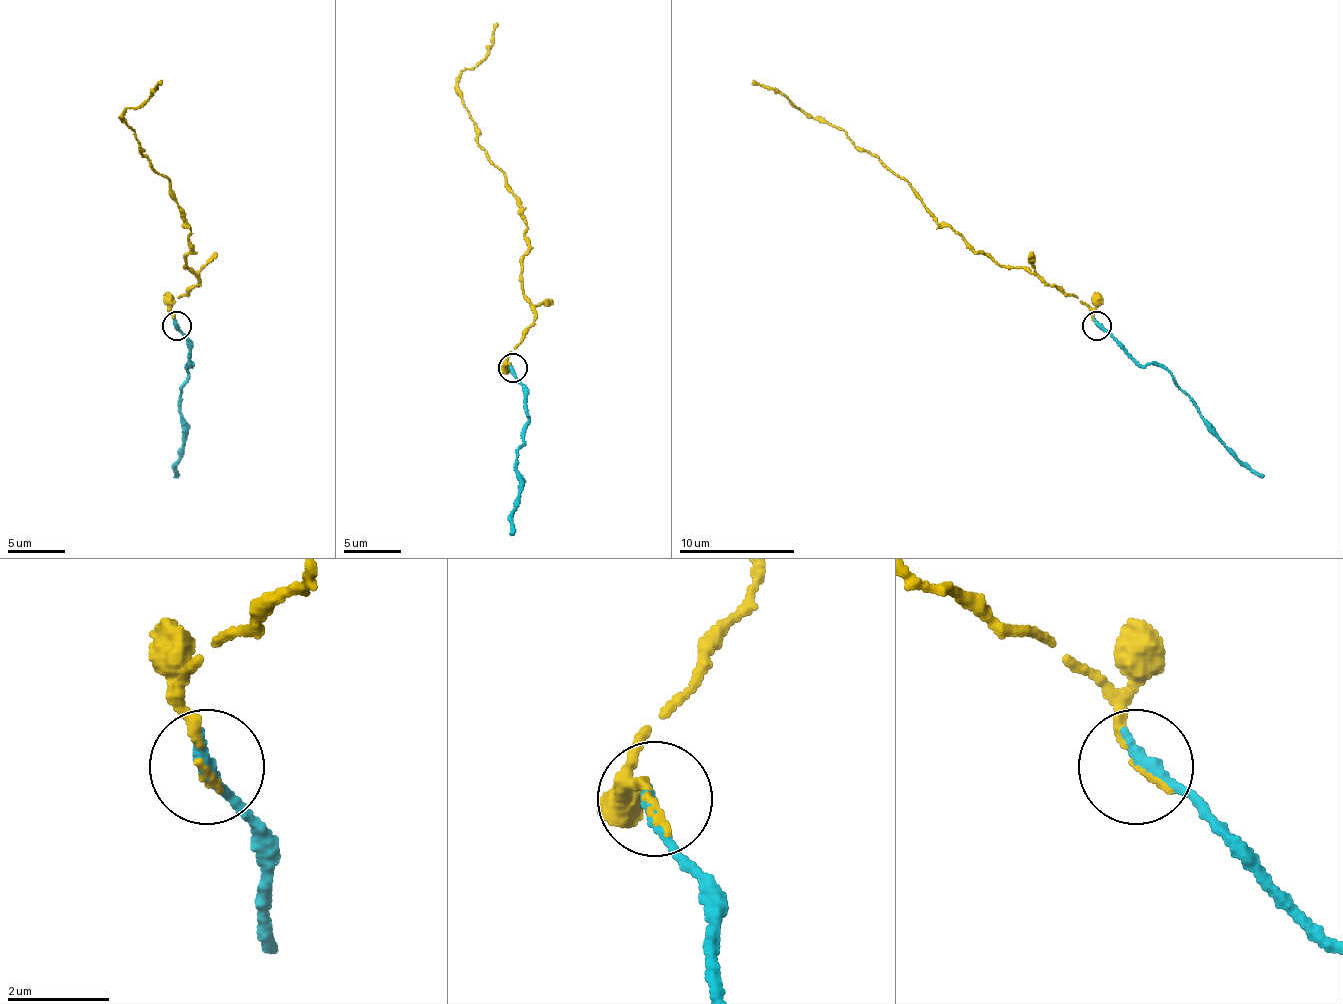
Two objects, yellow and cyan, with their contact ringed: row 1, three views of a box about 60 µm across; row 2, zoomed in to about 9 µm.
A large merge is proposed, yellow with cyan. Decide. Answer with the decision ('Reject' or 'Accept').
Accept

